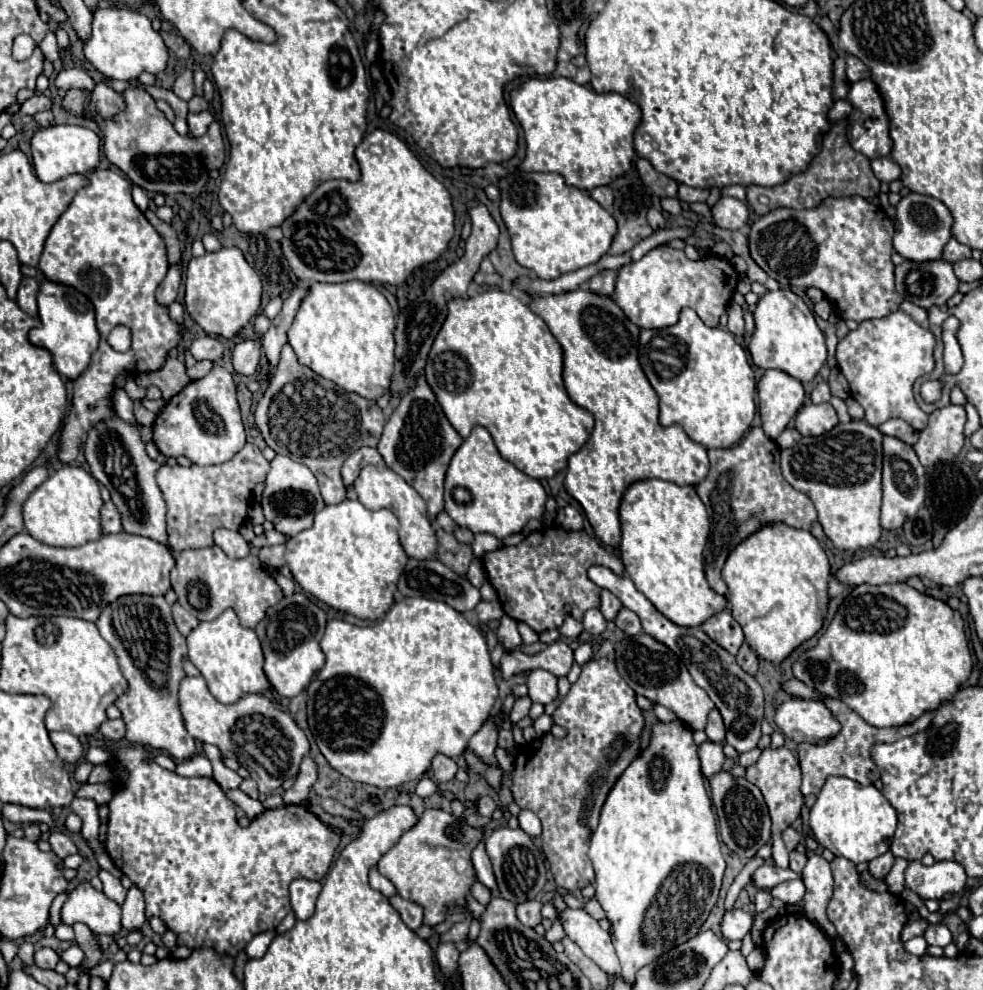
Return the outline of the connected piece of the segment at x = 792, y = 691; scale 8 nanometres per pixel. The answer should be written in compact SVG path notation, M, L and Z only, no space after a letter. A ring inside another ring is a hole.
M788 679L788 681L784 681L784 683L782 683L782 689L784 689L788 695L800 697L800 699L818 699L818 697L822 697L818 691L806 687L806 685L804 685L802 681L798 681L798 679Z

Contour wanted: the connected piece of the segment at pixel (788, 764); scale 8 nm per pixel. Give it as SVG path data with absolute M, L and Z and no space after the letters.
M766 747L766 749L762 749L762 755L760 755L758 763L746 769L746 779L750 783L754 783L766 799L766 805L768 805L770 817L772 817L772 857L774 857L774 863L778 867L786 869L788 867L788 849L784 847L780 835L786 827L792 825L792 821L800 815L800 807L804 805L804 797L800 793L800 765L798 765L798 759L788 751L788 747L778 747L778 749Z

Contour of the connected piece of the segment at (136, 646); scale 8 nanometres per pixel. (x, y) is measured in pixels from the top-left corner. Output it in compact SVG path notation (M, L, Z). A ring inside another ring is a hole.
M162 595L118 597L102 609L96 625L114 649L122 675L128 681L128 691L114 701L126 723L126 739L134 745L164 749L176 761L190 759L196 753L196 747L178 711L178 683L186 677L182 669L186 637L176 629L166 599Z

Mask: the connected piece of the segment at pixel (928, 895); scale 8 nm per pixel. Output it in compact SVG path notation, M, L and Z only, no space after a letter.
M910 861L904 875L906 887L910 887L922 899L944 899L960 893L966 883L962 865L954 861L936 861L932 867L922 865L920 861Z

